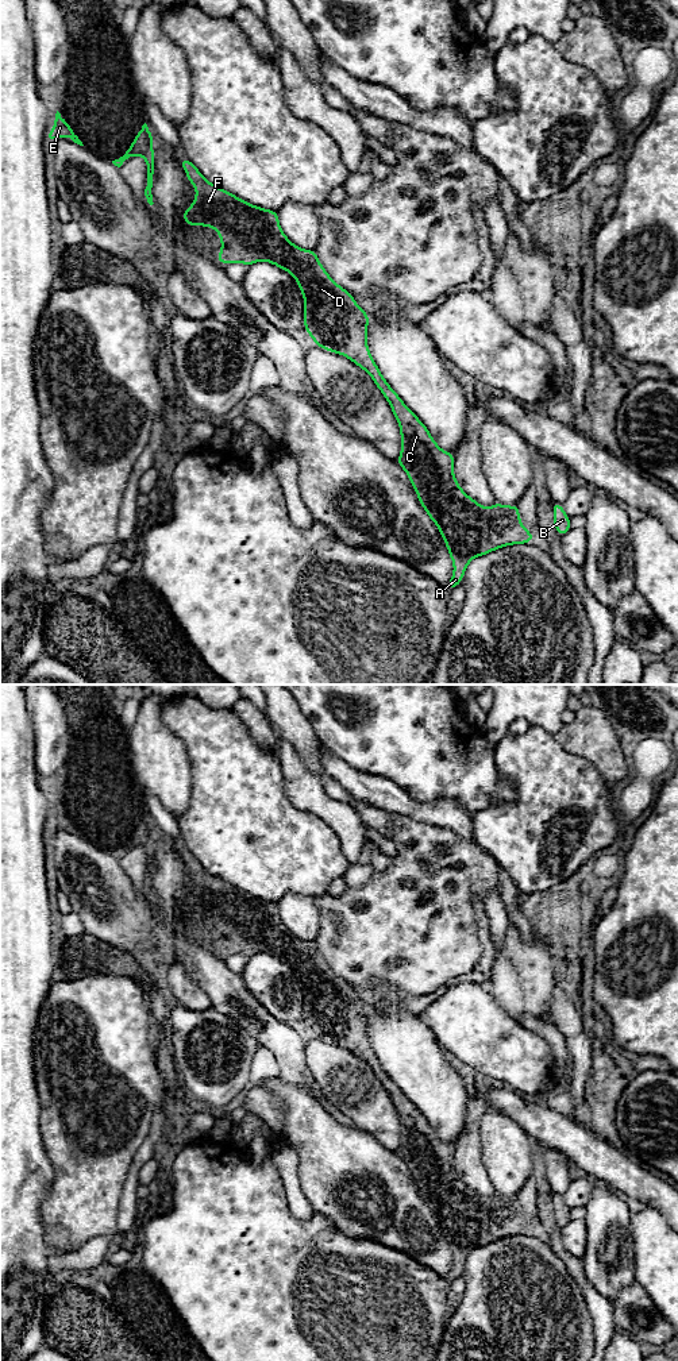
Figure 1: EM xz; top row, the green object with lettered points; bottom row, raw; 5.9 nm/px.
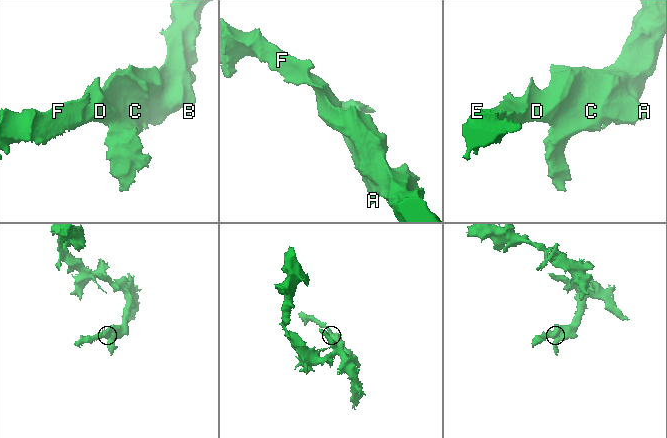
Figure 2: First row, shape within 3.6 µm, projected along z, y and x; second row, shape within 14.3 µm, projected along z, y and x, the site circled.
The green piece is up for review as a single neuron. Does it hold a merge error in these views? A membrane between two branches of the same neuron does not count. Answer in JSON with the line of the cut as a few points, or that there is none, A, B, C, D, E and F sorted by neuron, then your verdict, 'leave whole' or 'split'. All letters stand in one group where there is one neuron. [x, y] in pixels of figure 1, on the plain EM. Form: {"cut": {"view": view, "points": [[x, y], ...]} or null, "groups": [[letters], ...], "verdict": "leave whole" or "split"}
{"cut": null, "groups": [["A", "B", "C", "D", "E", "F"]], "verdict": "leave whole"}

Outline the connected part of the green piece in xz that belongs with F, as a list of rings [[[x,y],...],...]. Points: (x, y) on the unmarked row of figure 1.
[[[181,849],[180,853],[188,872],[196,879],[193,895],[182,903],[185,917],[211,918],[219,924],[221,942],[216,951],[223,956],[240,953],[250,959],[258,952],[266,952],[292,965],[305,995],[304,1019],[316,1037],[343,1046],[363,1060],[389,1094],[401,1126],[401,1145],[397,1154],[405,1161],[419,1194],[436,1215],[454,1256],[454,1264],[446,1280],[451,1283],[461,1276],[471,1250],[506,1237],[533,1233],[536,1229],[521,1215],[517,1195],[505,1198],[494,1194],[490,1199],[485,1199],[462,1181],[454,1168],[454,1145],[443,1142],[436,1136],[428,1119],[390,1079],[375,1056],[366,1032],[370,1007],[355,994],[350,983],[328,967],[316,942],[300,940],[286,929],[277,902],[255,898],[211,875],[189,851]]]

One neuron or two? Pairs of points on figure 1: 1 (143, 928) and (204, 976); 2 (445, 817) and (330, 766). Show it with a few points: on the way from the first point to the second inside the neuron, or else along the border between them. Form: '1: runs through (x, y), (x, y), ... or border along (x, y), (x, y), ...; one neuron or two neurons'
1: runs through (158, 937), (176, 947), (191, 962); one neuron
2: runs through (416, 809), (358, 783); one neuron

